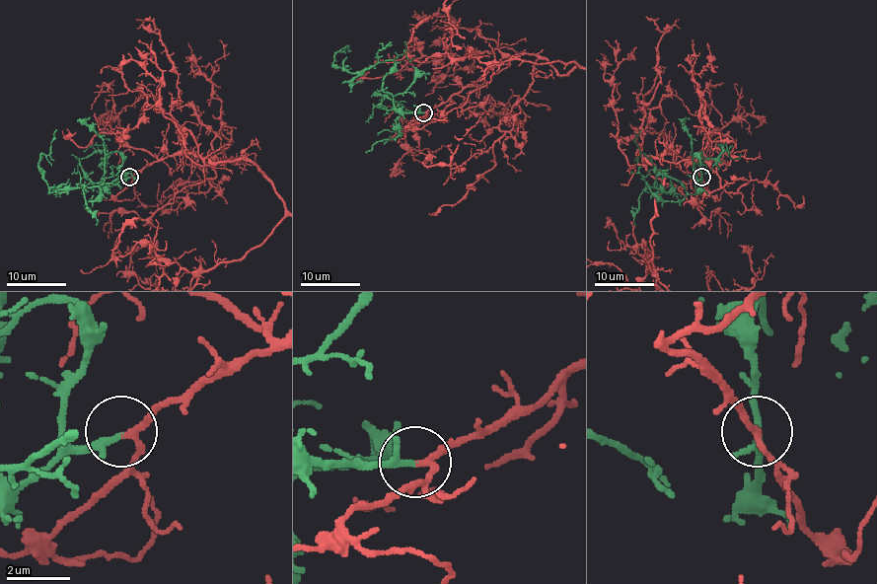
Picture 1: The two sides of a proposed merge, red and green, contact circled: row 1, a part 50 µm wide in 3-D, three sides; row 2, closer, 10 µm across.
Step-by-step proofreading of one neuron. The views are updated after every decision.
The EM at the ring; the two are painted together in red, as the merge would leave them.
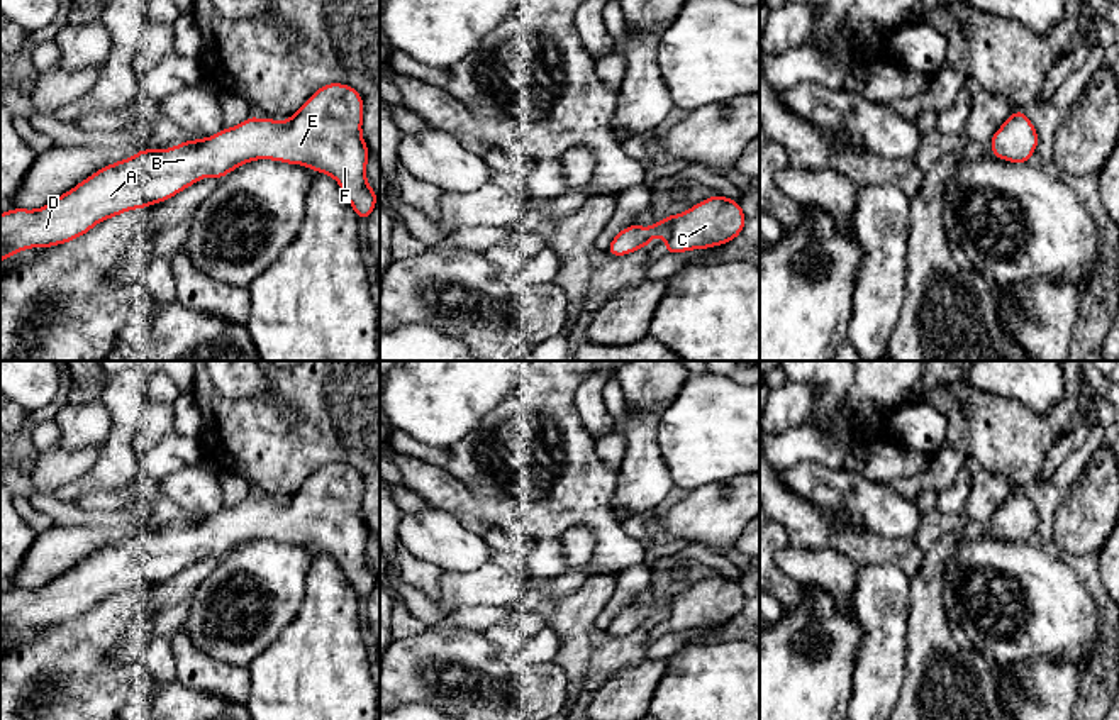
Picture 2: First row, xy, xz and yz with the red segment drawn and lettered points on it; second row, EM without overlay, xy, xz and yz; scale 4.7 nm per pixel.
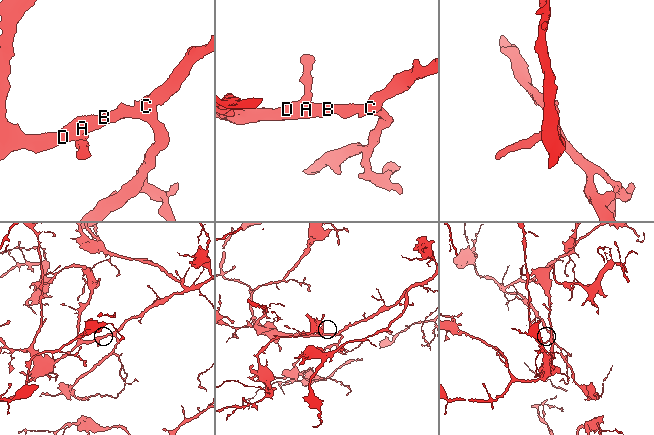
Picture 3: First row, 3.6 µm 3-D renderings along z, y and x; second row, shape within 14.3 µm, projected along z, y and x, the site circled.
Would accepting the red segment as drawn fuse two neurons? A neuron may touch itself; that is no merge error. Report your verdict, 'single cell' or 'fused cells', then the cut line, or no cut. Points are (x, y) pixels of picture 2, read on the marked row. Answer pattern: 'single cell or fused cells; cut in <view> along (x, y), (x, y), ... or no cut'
single cell; no cut

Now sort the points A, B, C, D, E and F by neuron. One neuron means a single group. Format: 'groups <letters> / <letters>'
groups A B C D E F

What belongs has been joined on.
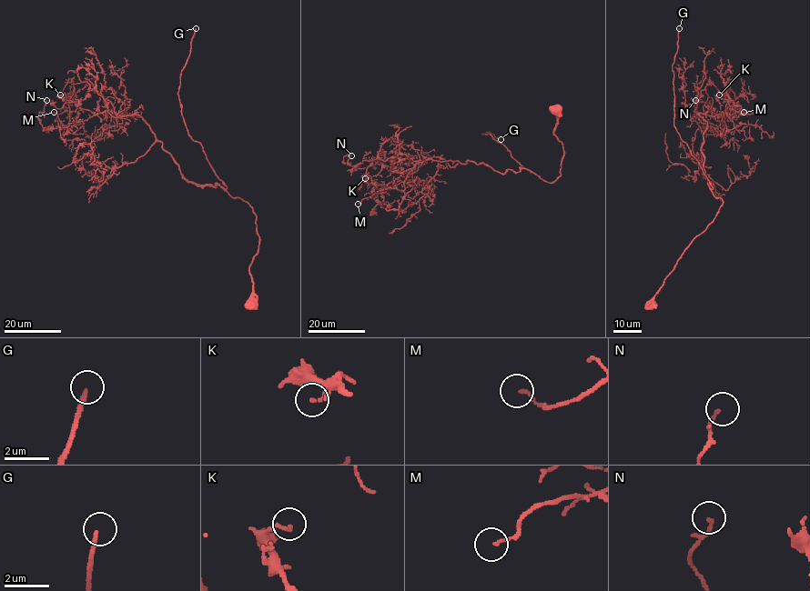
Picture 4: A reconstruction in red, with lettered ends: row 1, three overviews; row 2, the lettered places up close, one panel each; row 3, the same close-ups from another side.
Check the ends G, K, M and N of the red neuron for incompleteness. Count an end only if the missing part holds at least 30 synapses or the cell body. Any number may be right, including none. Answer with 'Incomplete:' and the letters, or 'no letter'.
Incomplete: G

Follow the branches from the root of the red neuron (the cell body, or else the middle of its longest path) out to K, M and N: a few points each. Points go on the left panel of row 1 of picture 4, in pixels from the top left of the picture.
K: (251, 304), (258, 236), (250, 205), (218, 185), (190, 182), (138, 115), (102, 112), (69, 126), (60, 95)
M: (251, 304), (258, 236), (248, 203), (190, 182), (138, 115), (102, 112), (76, 124), (76, 111), (54, 112)
N: (251, 304), (258, 236), (248, 203), (190, 182), (138, 115), (102, 112), (62, 135), (40, 124), (46, 100)

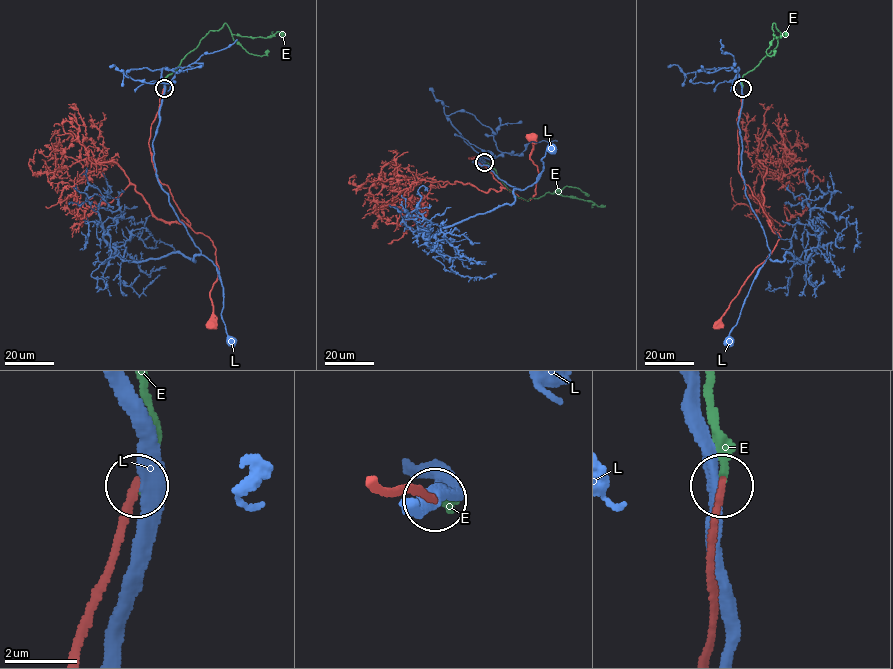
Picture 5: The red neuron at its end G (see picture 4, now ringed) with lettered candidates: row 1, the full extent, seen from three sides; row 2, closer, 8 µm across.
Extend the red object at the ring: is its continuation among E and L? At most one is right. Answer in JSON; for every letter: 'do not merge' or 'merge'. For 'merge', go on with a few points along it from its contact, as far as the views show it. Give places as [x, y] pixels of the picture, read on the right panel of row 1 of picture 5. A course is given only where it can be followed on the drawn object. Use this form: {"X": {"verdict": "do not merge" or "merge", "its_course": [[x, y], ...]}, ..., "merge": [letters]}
{"E": {"verdict": "merge", "its_course": [[742, 88], [742, 77], [777, 46], [780, 33], [774, 23], [773, 35], [779, 38], [786, 31], [785, 35]]}, "L": {"verdict": "do not merge"}, "merge": ["E"]}

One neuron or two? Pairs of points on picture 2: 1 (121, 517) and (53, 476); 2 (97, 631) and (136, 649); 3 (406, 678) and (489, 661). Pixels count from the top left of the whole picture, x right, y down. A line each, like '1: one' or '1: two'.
1: two
2: two
3: one

